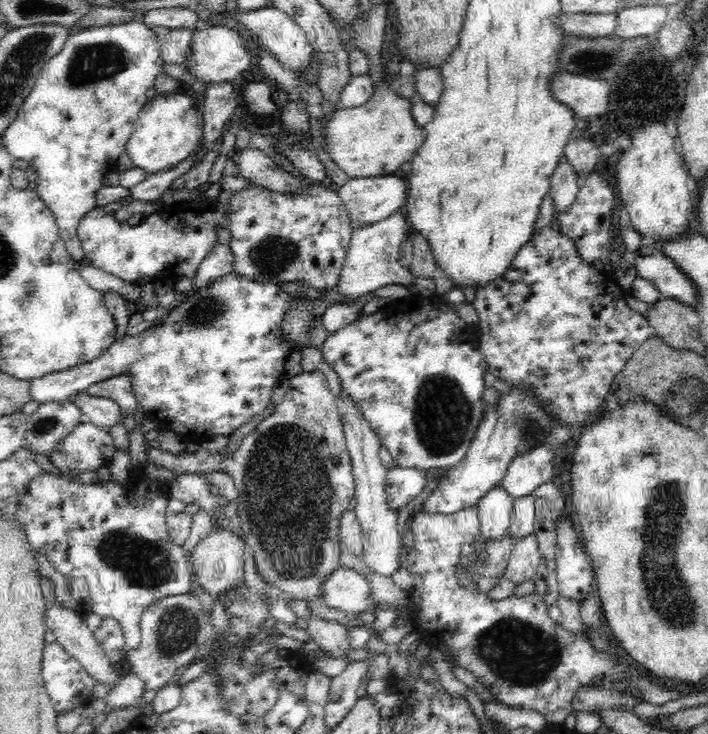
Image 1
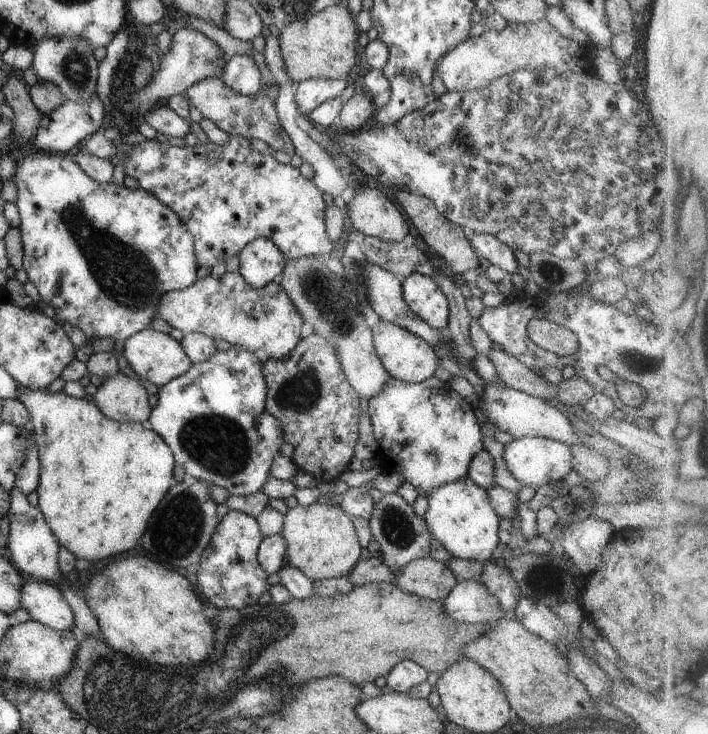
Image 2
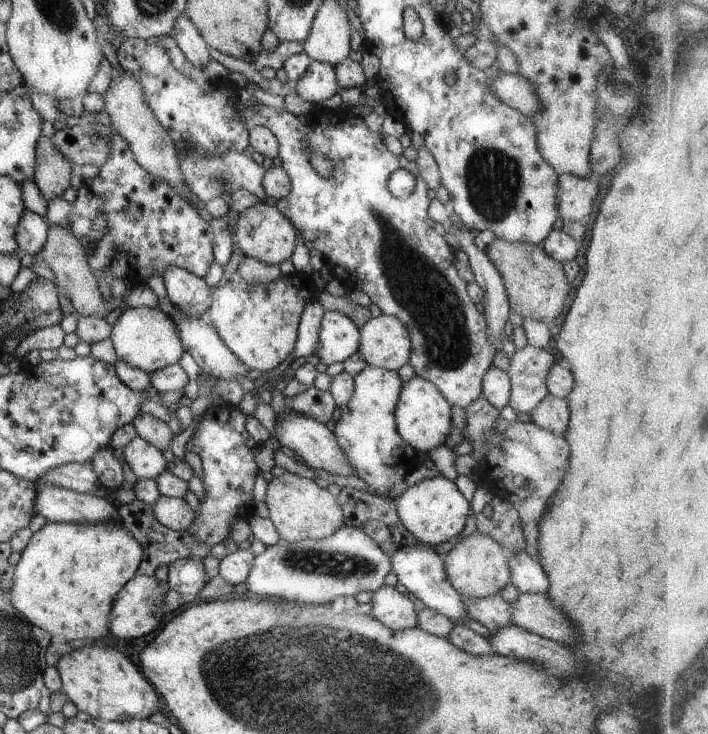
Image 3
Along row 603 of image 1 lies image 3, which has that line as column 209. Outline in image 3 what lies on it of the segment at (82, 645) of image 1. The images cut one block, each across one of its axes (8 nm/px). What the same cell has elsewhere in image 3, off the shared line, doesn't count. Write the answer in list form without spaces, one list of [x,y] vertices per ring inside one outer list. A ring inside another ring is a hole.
[[[184,13],[179,18],[176,18],[170,36],[172,36],[186,59],[193,66],[206,68],[211,60],[209,56],[210,48],[198,33],[196,26]]]

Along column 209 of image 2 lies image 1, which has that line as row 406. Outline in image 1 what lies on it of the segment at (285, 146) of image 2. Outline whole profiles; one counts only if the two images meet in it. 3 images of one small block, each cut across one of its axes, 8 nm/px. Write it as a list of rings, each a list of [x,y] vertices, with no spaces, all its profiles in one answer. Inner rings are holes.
[[[86,391],[72,394],[70,400],[90,418],[90,423],[106,430],[117,424],[123,414],[115,400],[92,396]]]

